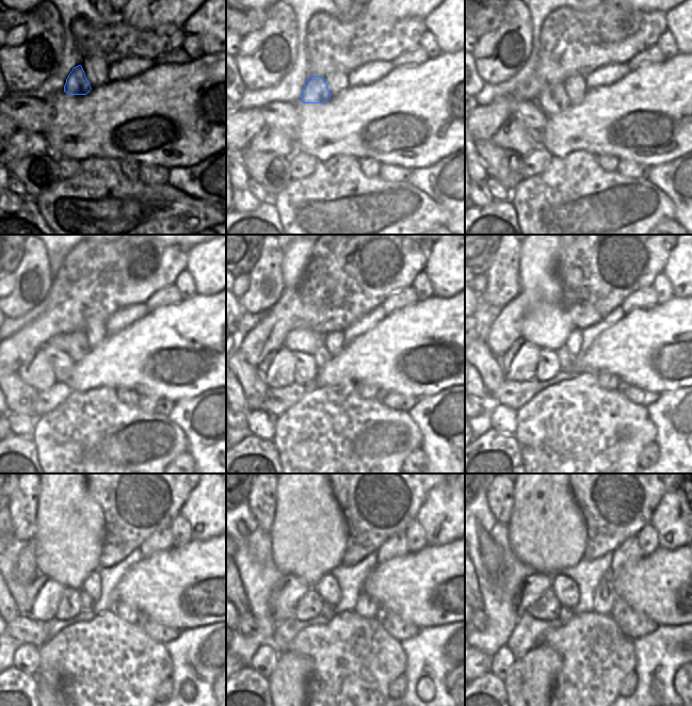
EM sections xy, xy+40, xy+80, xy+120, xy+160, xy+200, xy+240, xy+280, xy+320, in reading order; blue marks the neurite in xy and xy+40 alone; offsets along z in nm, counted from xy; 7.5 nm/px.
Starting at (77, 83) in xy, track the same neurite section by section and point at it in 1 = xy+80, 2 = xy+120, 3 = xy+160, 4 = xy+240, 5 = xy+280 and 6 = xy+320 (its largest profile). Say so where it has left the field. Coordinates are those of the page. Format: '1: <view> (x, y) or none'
1: xy+80 (552, 99)
2: xy+120 (78, 347)
3: xy+160 (321, 355)
4: xy+240 (86, 613)
5: xy+280 (327, 613)
6: xy+320 (566, 613)

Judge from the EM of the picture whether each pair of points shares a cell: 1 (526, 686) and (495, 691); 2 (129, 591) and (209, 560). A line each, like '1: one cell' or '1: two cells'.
1: two cells
2: one cell

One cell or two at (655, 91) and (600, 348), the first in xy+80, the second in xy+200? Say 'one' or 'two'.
one

